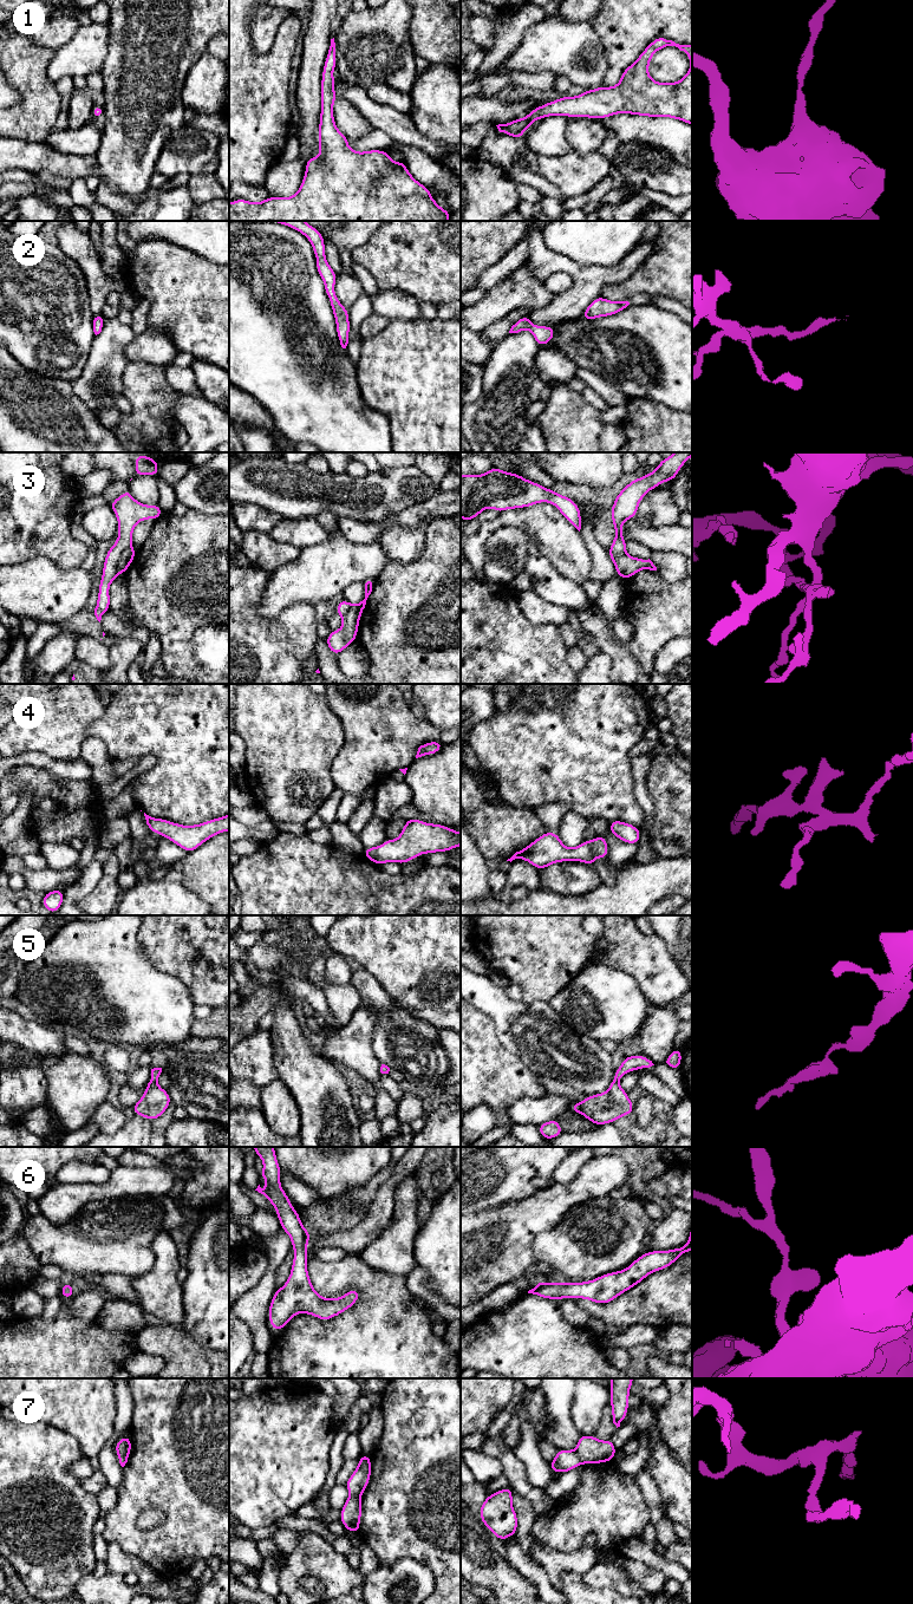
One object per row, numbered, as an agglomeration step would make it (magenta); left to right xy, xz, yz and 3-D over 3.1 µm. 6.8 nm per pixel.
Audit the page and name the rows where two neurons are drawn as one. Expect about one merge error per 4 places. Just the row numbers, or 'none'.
3, 7

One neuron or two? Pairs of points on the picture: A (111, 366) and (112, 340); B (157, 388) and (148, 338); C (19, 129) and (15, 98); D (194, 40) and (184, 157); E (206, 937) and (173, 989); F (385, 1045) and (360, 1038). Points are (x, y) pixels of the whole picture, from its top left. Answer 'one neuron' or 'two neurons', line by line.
A: one neuron
B: two neurons
C: two neurons
D: two neurons
E: two neurons
F: two neurons

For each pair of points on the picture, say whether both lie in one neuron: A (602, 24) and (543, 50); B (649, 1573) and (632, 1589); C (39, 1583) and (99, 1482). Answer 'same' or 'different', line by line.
A: different
B: different
C: different

